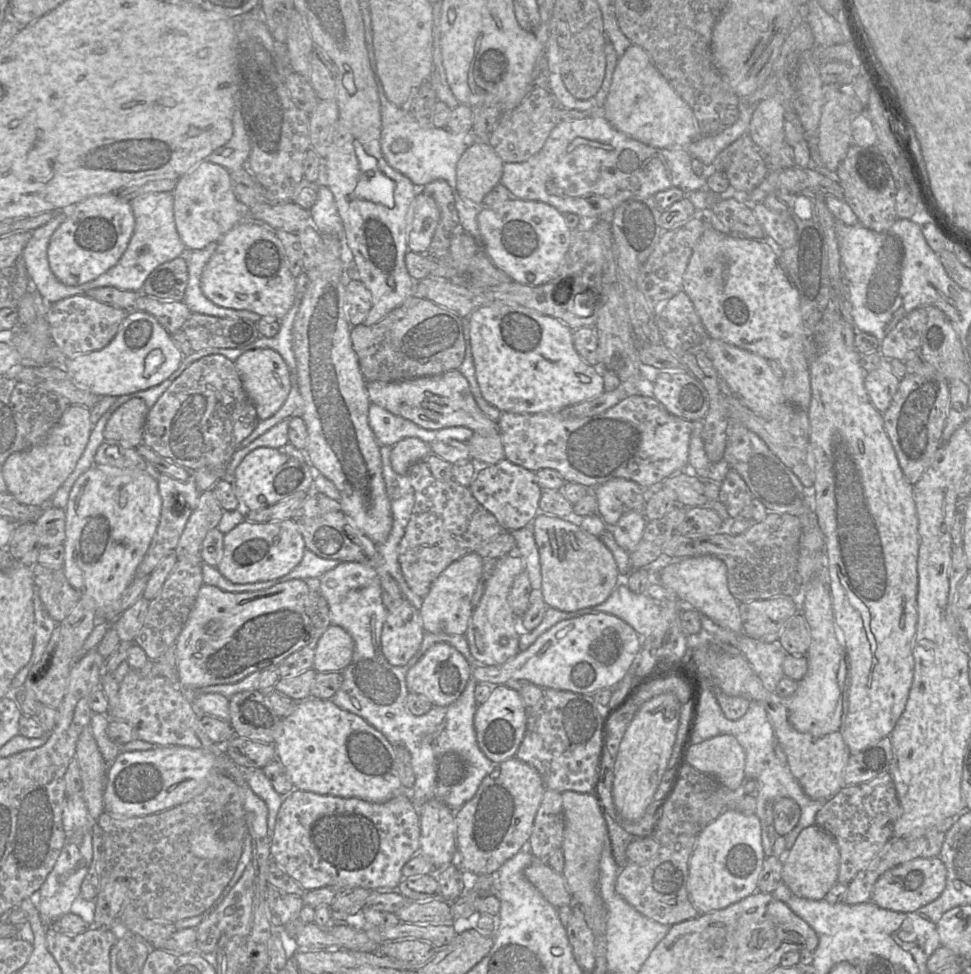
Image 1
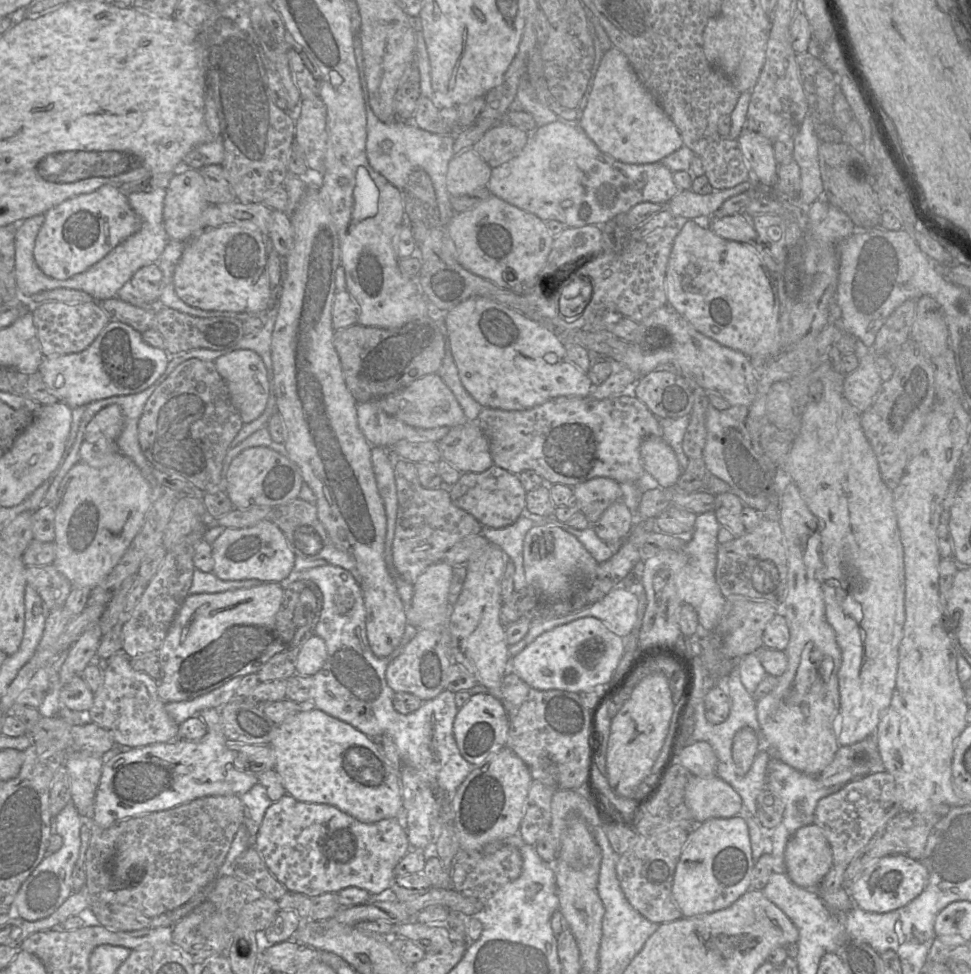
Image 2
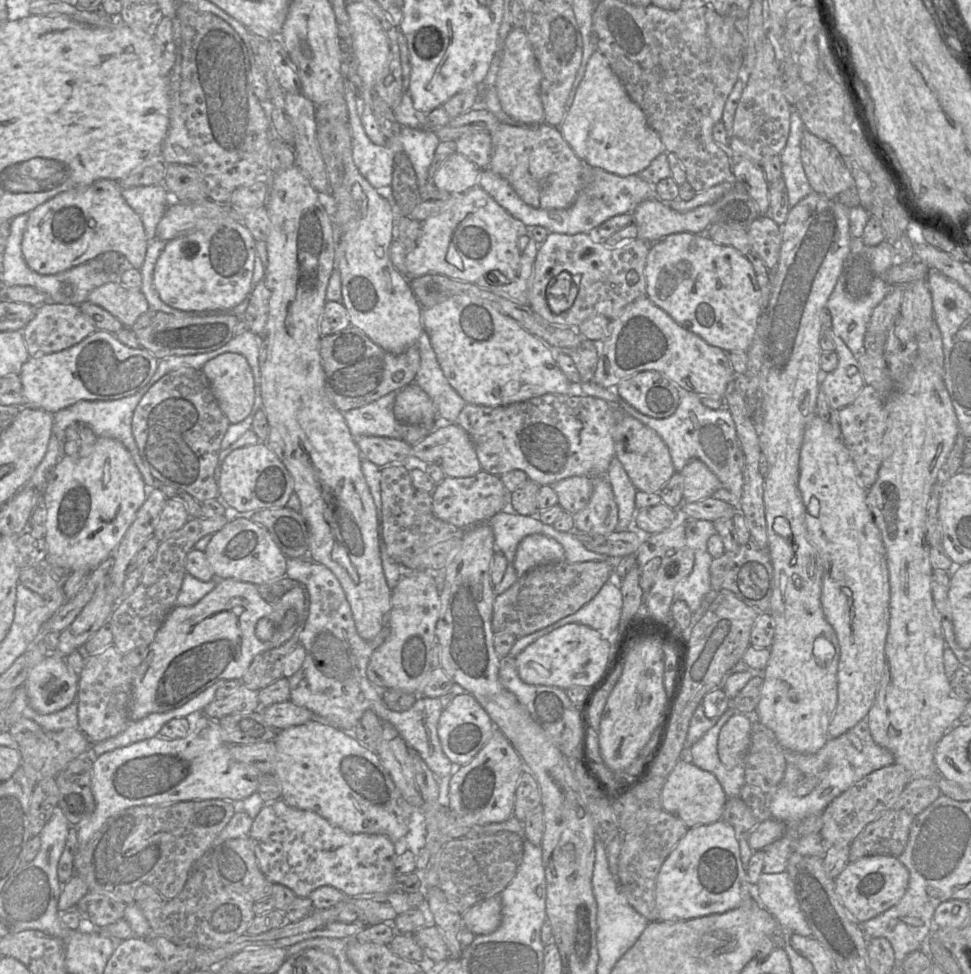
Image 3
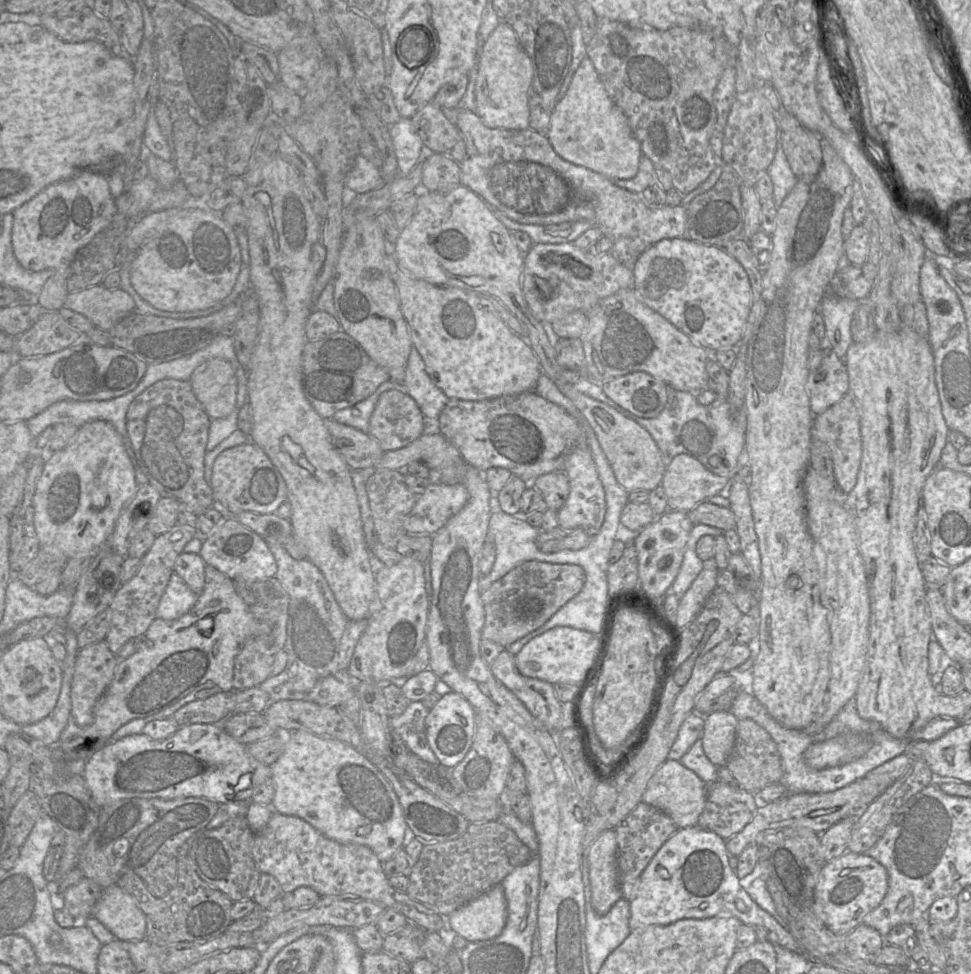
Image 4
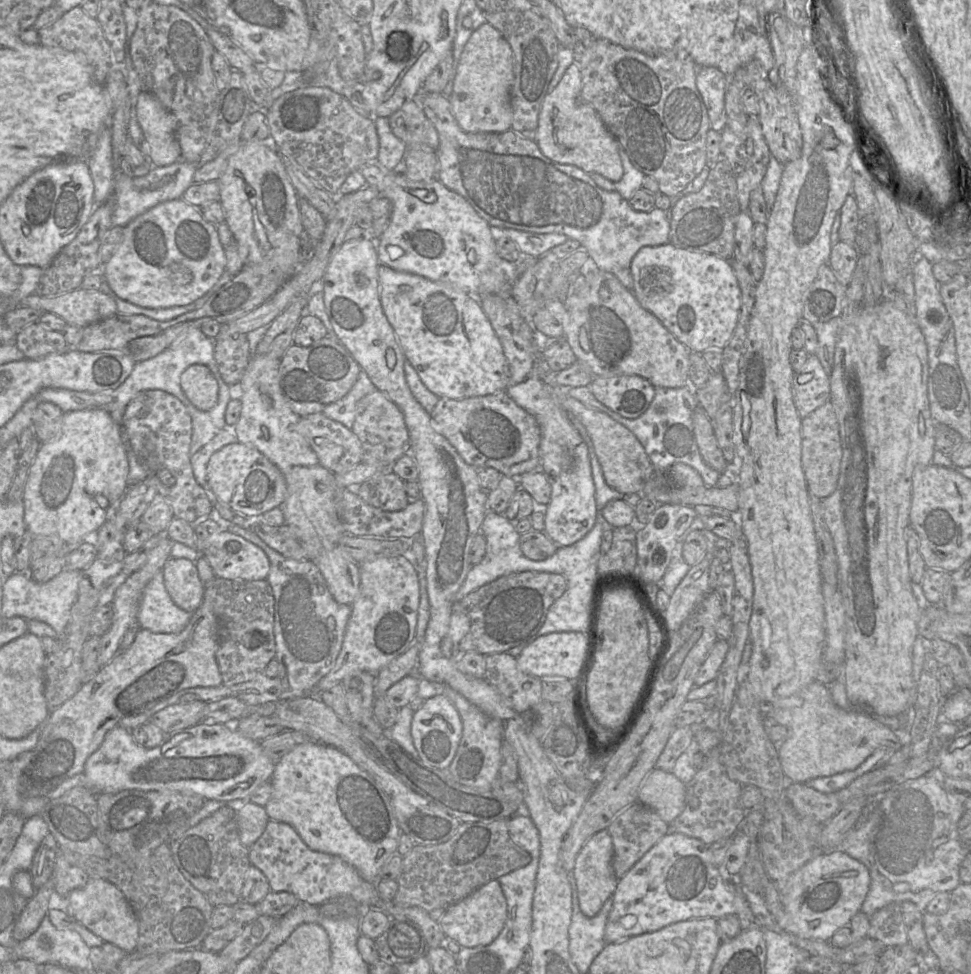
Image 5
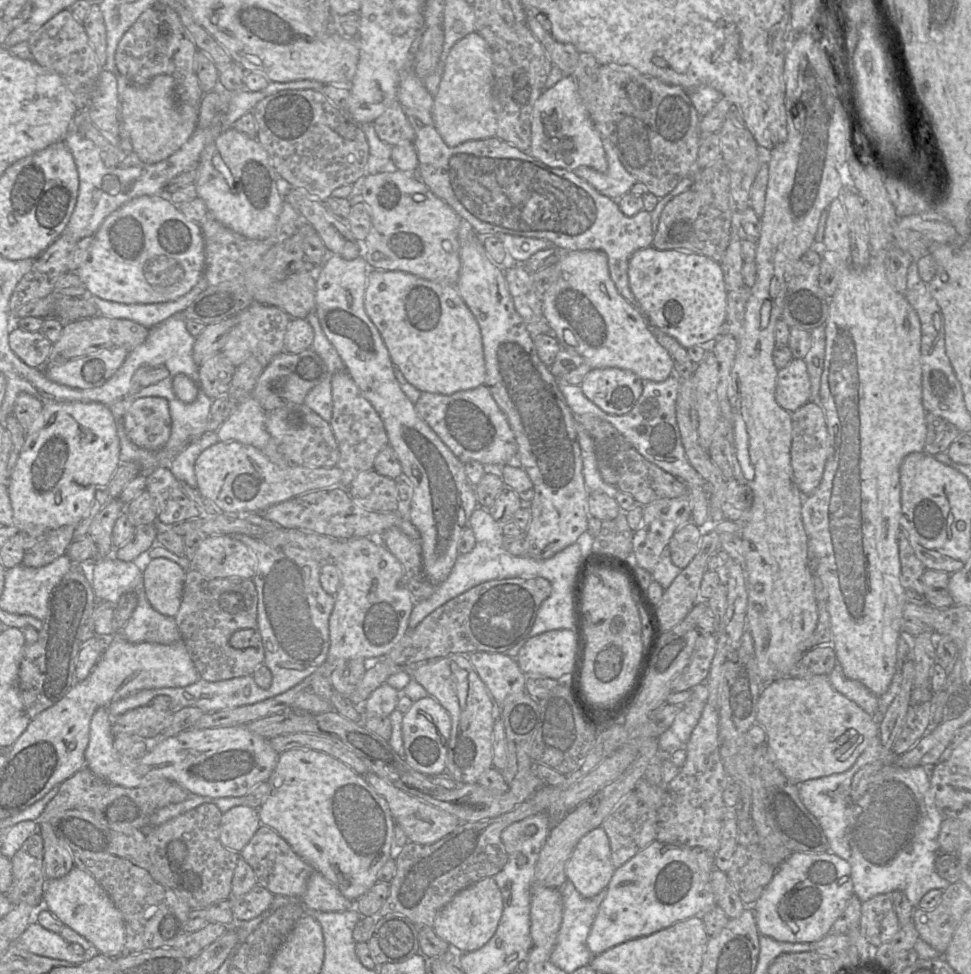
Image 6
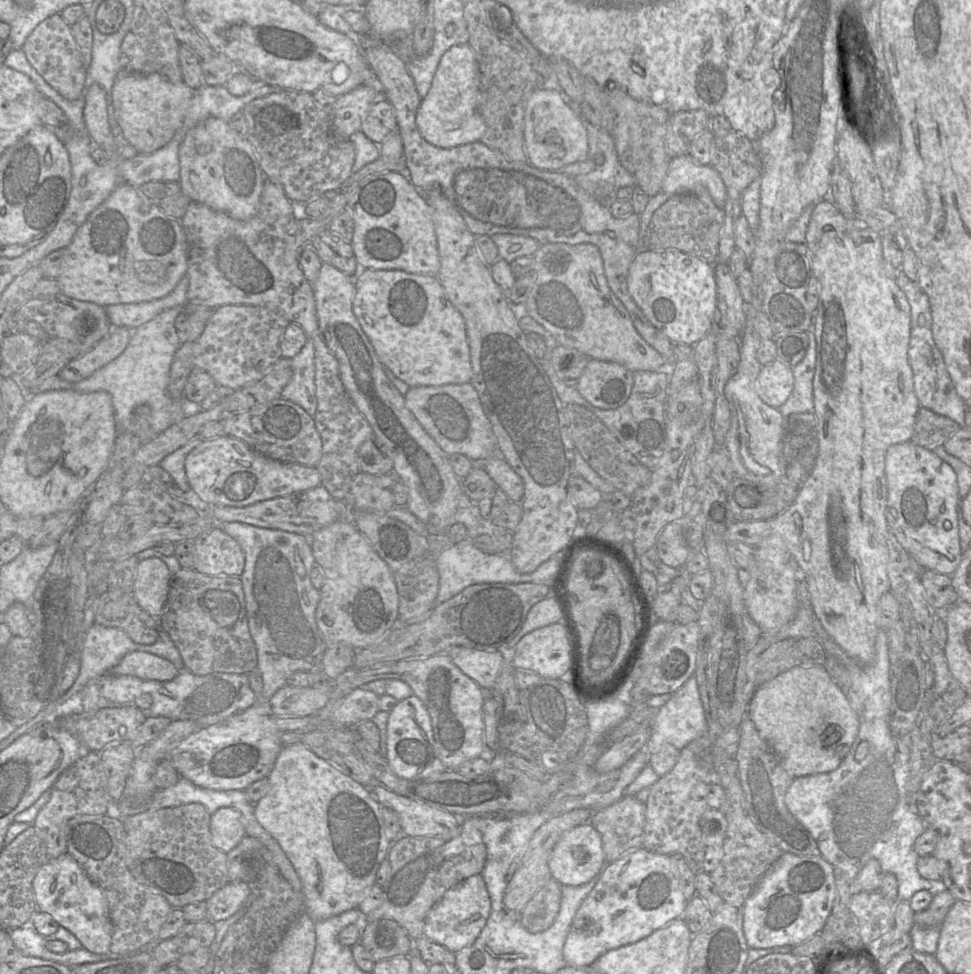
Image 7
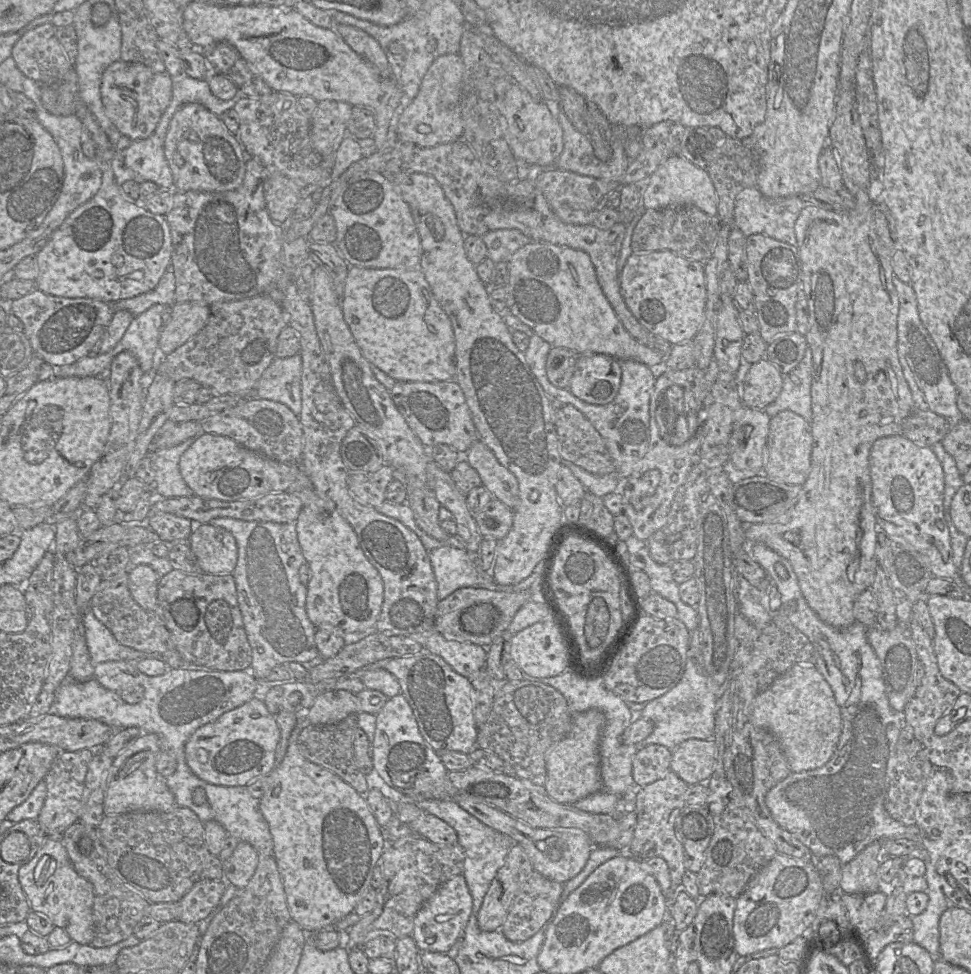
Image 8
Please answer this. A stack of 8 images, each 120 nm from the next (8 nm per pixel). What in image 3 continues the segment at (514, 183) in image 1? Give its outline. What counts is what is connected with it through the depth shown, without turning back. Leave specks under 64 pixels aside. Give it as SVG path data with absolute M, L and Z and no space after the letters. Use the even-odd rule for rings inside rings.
M584 164L583 186L580 192L573 204L564 209L539 209L526 204L505 178L489 168L482 169L478 186L527 227L542 226L549 233L568 235L588 233L613 216L632 213L641 202L656 198L656 184L643 180L639 175L619 176L588 164Z

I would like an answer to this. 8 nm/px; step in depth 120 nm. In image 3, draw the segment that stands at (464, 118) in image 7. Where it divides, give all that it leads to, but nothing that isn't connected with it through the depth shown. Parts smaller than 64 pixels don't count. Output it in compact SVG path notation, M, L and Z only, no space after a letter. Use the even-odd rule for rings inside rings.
M522 28L509 31L493 61L498 62L495 89L502 110L516 123L536 125L544 122L544 109L540 97L542 73L531 42Z

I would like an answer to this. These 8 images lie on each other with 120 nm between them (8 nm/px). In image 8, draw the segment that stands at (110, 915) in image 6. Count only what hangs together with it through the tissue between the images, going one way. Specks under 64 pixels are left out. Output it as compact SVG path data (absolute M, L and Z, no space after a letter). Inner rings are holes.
M46 837L34 858L19 869L18 879L32 911L46 915L55 927L68 933L72 942L91 944L94 888L77 873L60 838Z

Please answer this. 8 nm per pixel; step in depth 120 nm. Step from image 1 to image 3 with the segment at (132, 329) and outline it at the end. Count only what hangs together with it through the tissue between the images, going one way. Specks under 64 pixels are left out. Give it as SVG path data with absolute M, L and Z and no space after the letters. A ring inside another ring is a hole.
M96 330L80 343L62 350L30 357L19 373L27 406L43 409L52 414L82 400L117 400L137 393L152 378L159 360L143 348L123 344L114 333Z

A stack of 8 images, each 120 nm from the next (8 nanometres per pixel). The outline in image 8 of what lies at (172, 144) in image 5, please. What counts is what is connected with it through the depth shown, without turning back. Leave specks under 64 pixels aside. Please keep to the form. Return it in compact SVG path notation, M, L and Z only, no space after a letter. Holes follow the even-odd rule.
M117 60L102 75L101 99L108 118L121 135L132 141L148 138L156 129L172 97L173 78L146 65Z

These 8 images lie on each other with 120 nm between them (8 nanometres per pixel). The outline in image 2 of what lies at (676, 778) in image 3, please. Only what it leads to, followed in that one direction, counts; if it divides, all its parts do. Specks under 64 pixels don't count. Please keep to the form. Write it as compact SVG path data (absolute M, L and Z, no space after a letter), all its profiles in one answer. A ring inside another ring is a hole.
M692 776L685 788L684 802L697 824L715 818L735 817L743 807L739 794L717 776L706 778Z

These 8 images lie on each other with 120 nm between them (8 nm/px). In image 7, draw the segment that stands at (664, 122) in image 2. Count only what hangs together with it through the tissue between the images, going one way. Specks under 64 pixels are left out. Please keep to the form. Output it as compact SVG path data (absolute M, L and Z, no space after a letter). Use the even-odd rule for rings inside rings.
M536 87L530 93L524 114L524 143L530 164L540 170L558 171L566 165L585 161L588 156L583 119L559 89Z

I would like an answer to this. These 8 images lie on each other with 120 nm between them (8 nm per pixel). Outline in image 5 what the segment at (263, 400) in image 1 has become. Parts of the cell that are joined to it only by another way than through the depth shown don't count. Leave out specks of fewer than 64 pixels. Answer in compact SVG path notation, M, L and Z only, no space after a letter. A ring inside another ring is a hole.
M207 366L188 367L181 374L180 385L188 400L199 410L208 411L218 401L218 381Z

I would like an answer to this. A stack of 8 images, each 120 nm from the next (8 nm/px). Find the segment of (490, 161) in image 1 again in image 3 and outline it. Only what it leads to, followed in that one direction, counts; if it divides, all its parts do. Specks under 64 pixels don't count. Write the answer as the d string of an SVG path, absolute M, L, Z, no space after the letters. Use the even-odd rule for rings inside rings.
M464 155L448 156L432 177L432 184L449 193L463 193L478 186L482 169Z

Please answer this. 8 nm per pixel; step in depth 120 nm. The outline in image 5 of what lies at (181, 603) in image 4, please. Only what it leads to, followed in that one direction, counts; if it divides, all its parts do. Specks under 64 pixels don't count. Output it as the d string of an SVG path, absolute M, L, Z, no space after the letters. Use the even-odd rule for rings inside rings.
M162 571L146 585L137 615L139 628L153 633L179 633L190 620L192 613L178 607L164 584Z

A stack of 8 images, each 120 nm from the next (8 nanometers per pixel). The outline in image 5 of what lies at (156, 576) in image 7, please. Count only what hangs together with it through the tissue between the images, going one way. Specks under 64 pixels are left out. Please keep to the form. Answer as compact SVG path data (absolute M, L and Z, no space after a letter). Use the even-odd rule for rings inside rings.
M170 557L163 569L164 584L173 602L193 613L202 603L204 585L194 561Z

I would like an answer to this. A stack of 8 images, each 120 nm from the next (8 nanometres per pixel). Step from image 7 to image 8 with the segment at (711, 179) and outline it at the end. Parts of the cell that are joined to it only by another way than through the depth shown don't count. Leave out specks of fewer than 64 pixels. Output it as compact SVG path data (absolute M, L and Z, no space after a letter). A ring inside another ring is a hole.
M672 156L662 162L644 183L638 185L642 189L646 210L692 205L708 215L717 215L718 199L708 172L681 156Z

